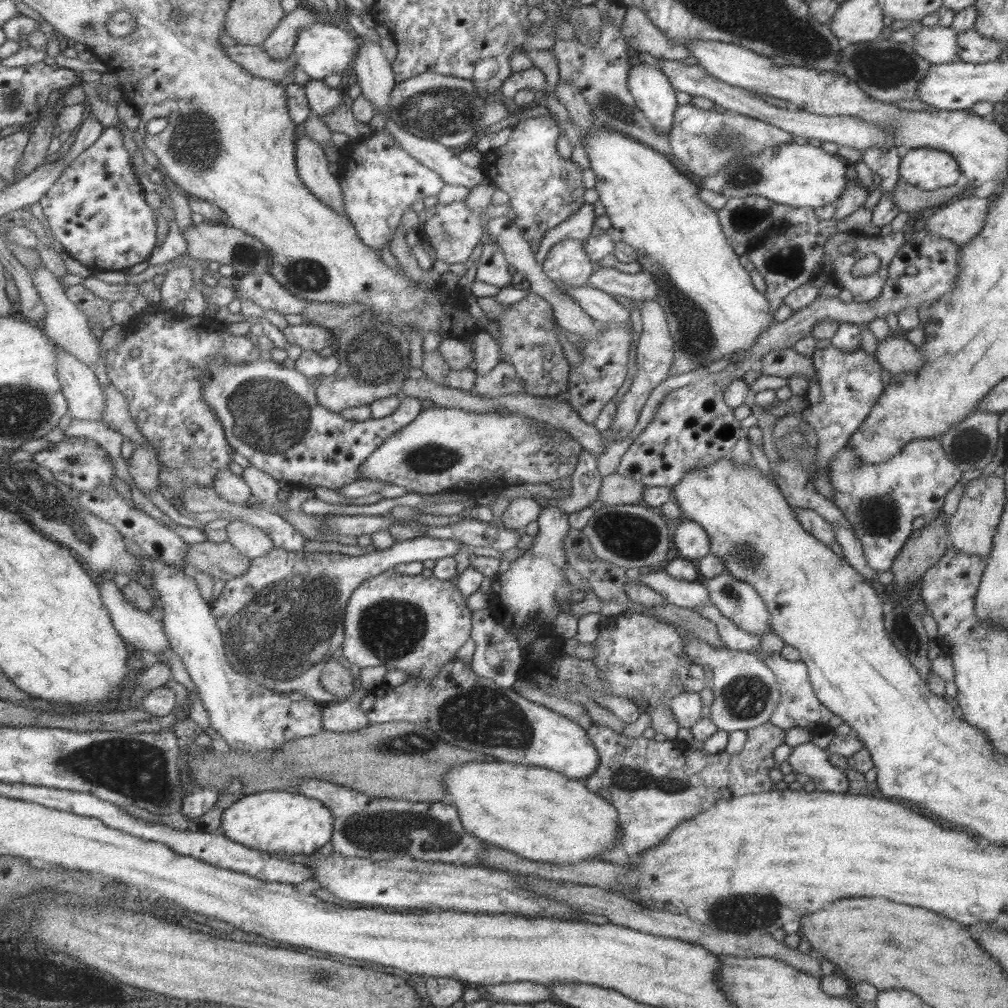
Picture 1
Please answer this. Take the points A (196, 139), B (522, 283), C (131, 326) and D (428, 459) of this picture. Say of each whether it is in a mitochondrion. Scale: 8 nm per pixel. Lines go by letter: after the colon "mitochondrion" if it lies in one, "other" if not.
A: mitochondrion
B: other
C: other
D: mitochondrion

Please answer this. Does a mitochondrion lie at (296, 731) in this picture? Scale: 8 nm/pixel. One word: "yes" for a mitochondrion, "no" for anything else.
no

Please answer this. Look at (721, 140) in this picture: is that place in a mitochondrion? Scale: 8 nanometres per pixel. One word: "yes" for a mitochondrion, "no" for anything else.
yes

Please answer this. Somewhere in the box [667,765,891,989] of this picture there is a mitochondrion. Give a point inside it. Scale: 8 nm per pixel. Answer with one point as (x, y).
(752, 917)

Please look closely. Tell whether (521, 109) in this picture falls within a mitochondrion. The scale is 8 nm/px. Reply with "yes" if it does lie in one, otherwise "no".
no

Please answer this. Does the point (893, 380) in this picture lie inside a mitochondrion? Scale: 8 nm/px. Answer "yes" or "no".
no

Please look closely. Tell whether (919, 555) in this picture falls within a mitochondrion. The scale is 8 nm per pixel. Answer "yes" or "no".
no

